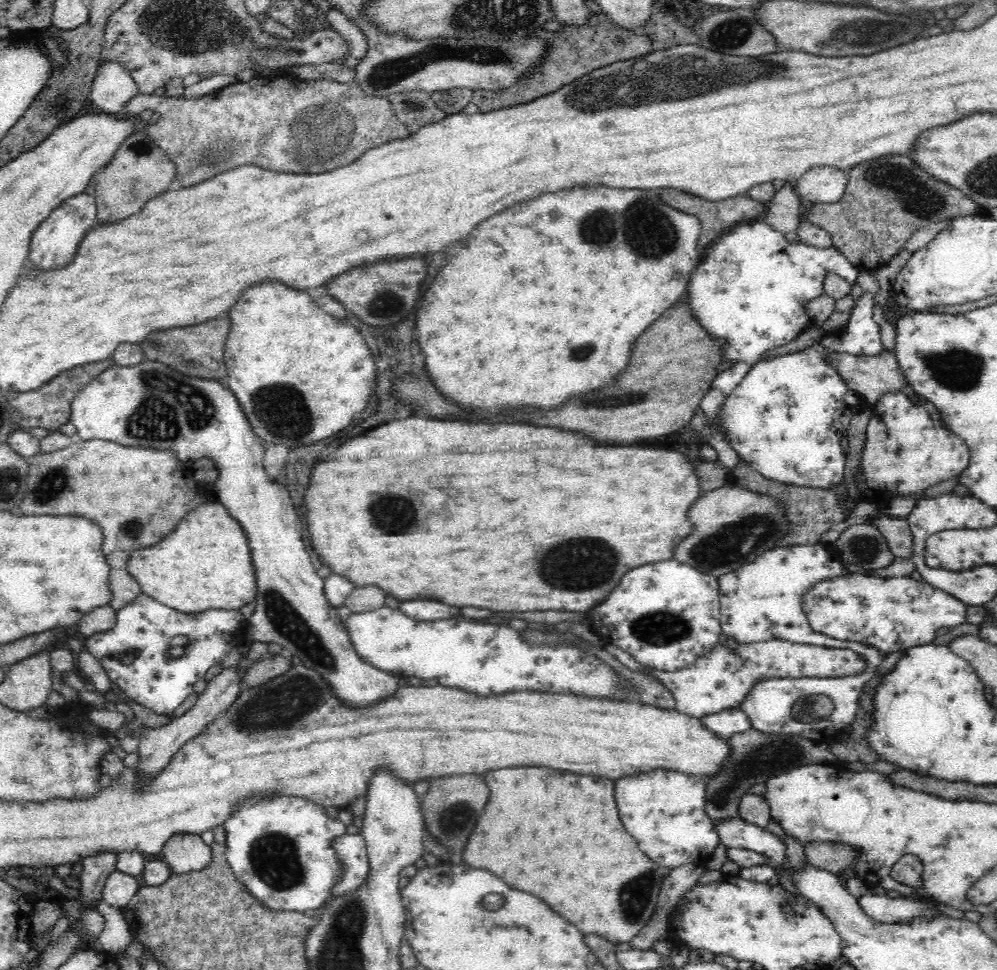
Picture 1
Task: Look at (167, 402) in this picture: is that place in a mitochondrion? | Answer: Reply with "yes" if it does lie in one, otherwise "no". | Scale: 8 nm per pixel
yes

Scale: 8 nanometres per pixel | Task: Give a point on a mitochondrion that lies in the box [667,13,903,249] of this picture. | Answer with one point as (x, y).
(732, 34)

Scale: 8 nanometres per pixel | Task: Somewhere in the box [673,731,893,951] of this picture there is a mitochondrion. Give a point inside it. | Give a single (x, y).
(719, 795)

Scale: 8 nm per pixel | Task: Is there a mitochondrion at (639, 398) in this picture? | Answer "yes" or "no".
yes

